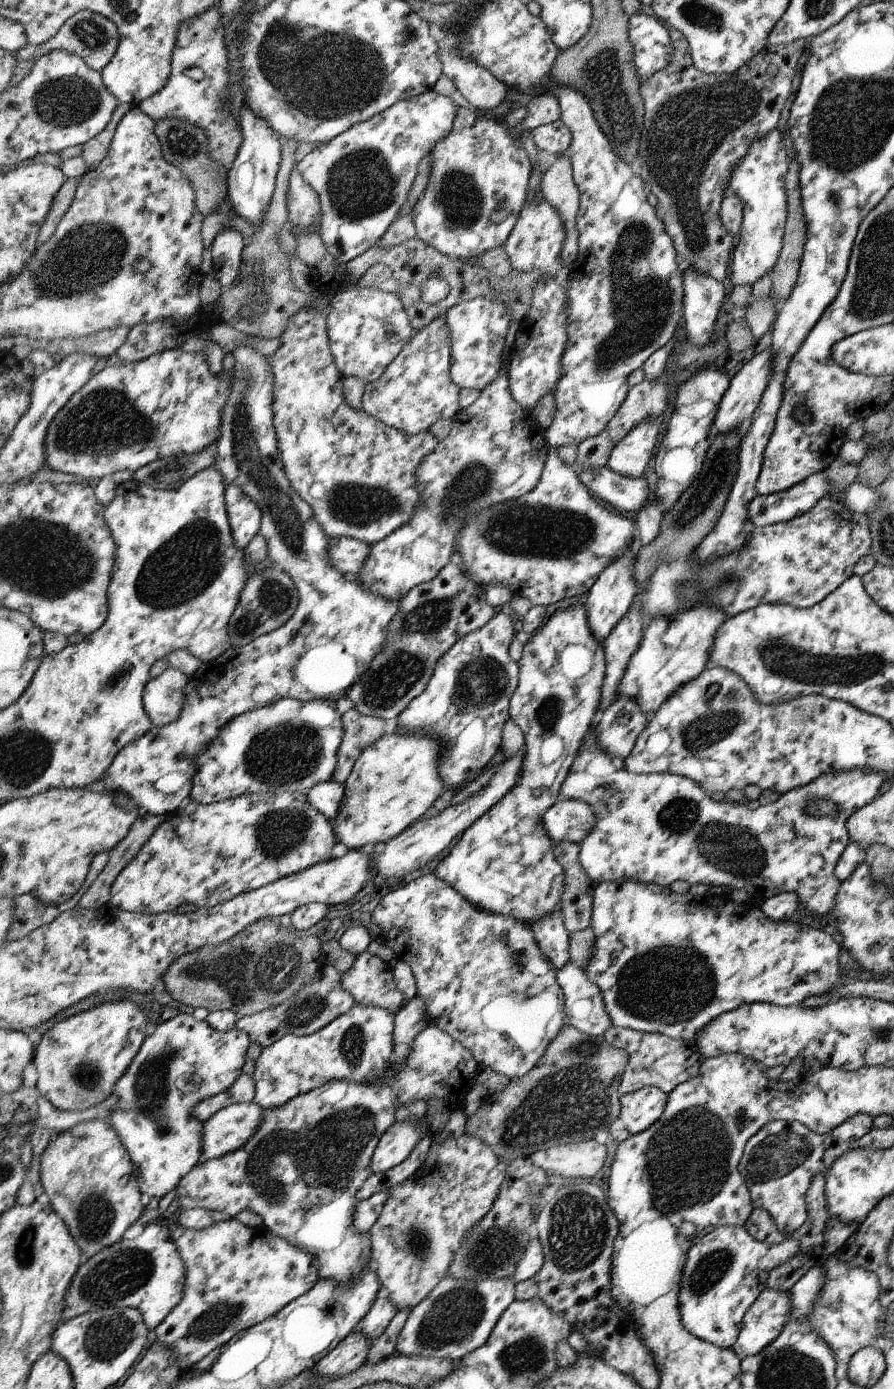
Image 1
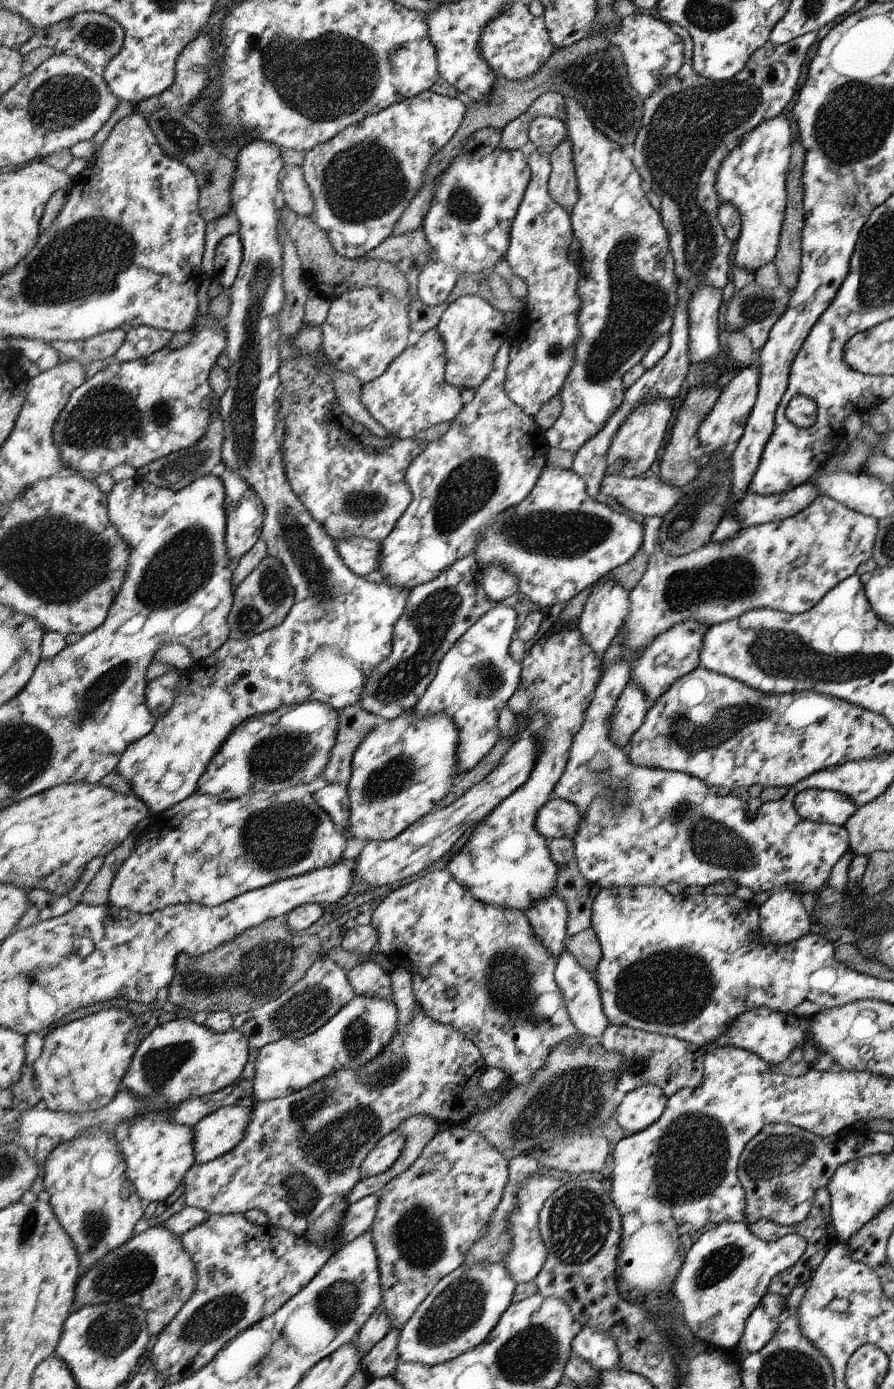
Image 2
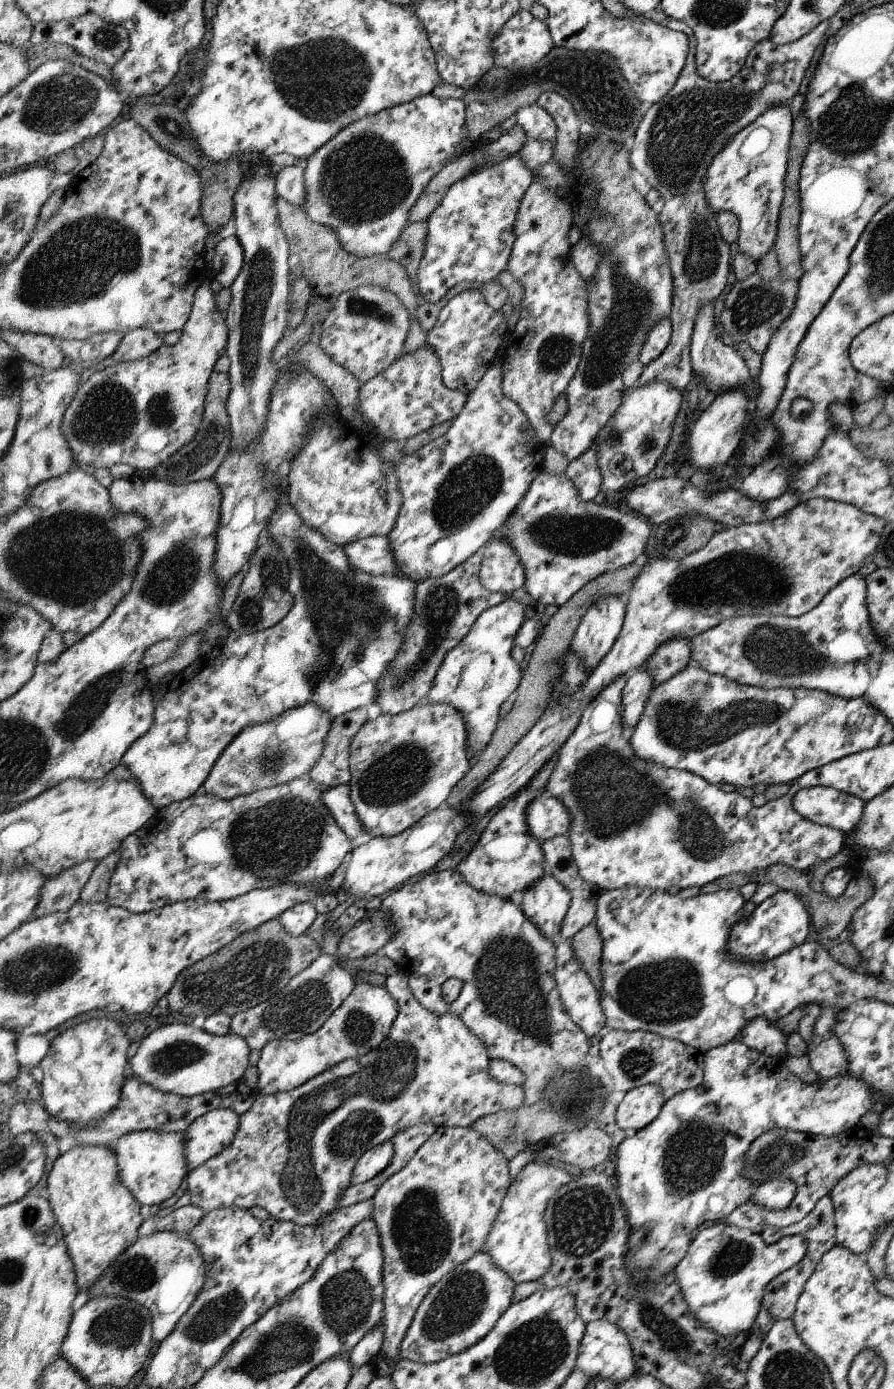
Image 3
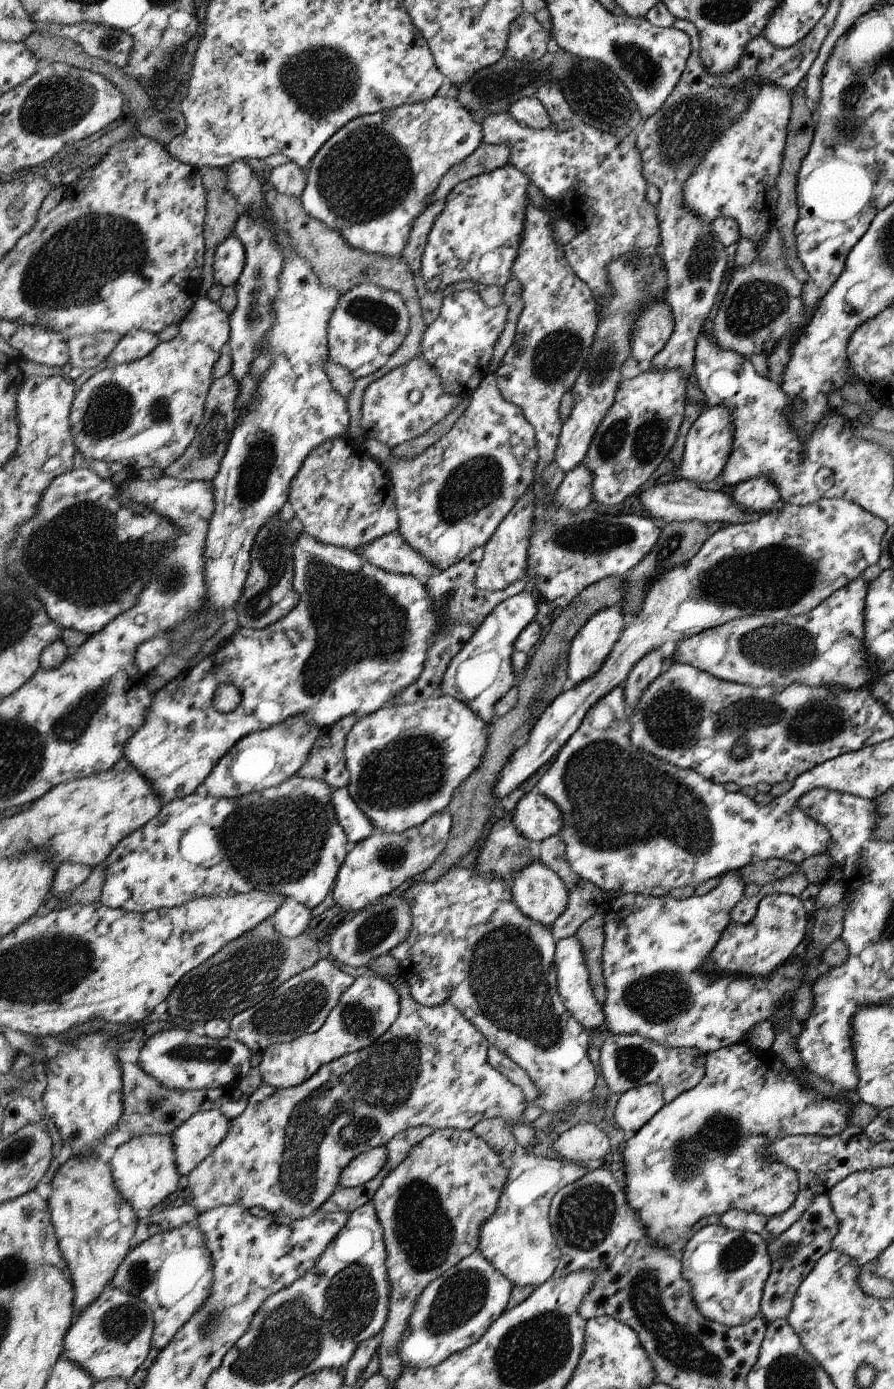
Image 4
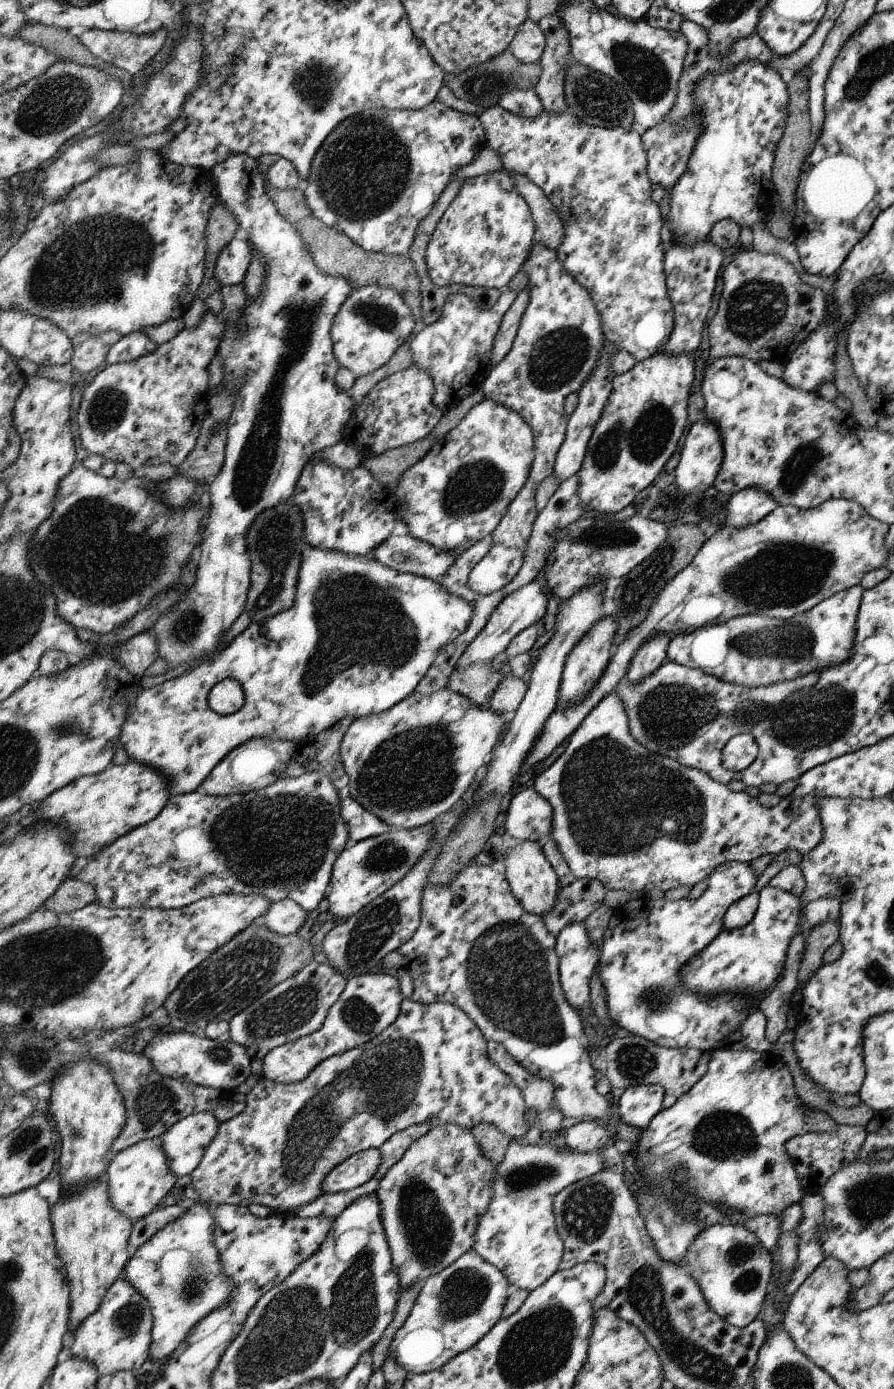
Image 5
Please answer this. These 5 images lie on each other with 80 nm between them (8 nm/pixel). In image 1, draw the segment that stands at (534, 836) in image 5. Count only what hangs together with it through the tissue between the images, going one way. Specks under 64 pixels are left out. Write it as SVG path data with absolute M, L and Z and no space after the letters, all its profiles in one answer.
M561 798L543 816L543 825L553 841L580 844L599 821L595 810L584 801Z

